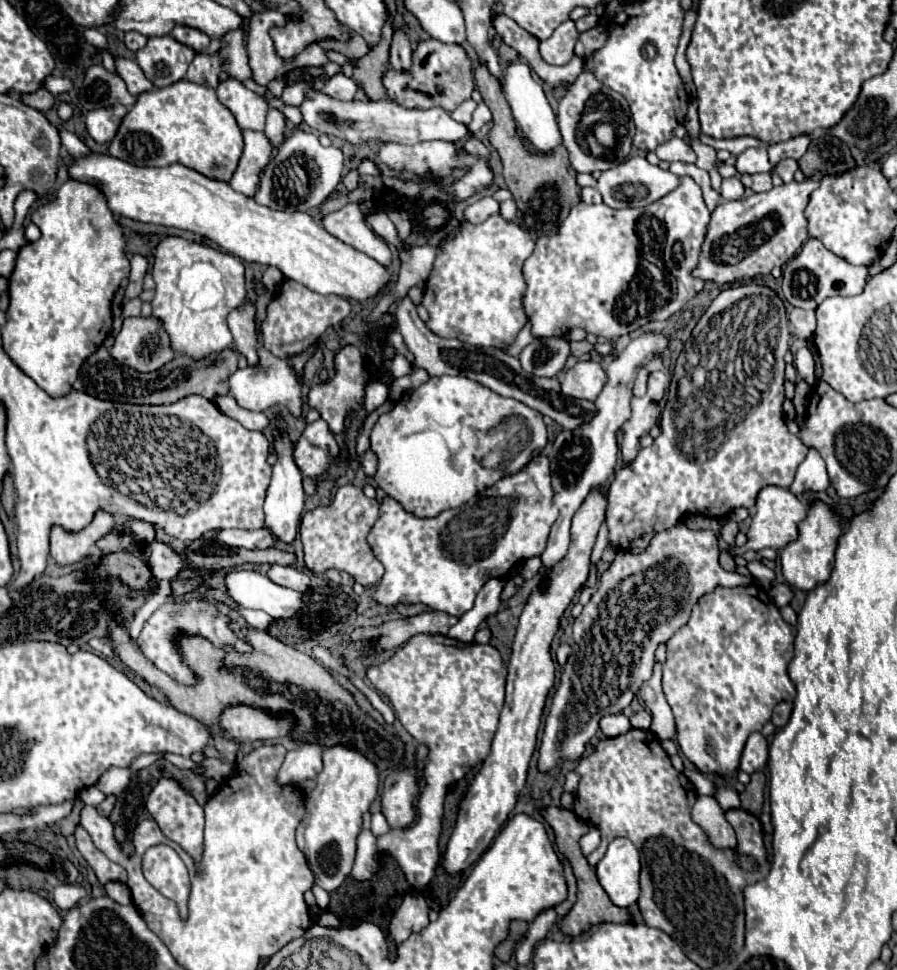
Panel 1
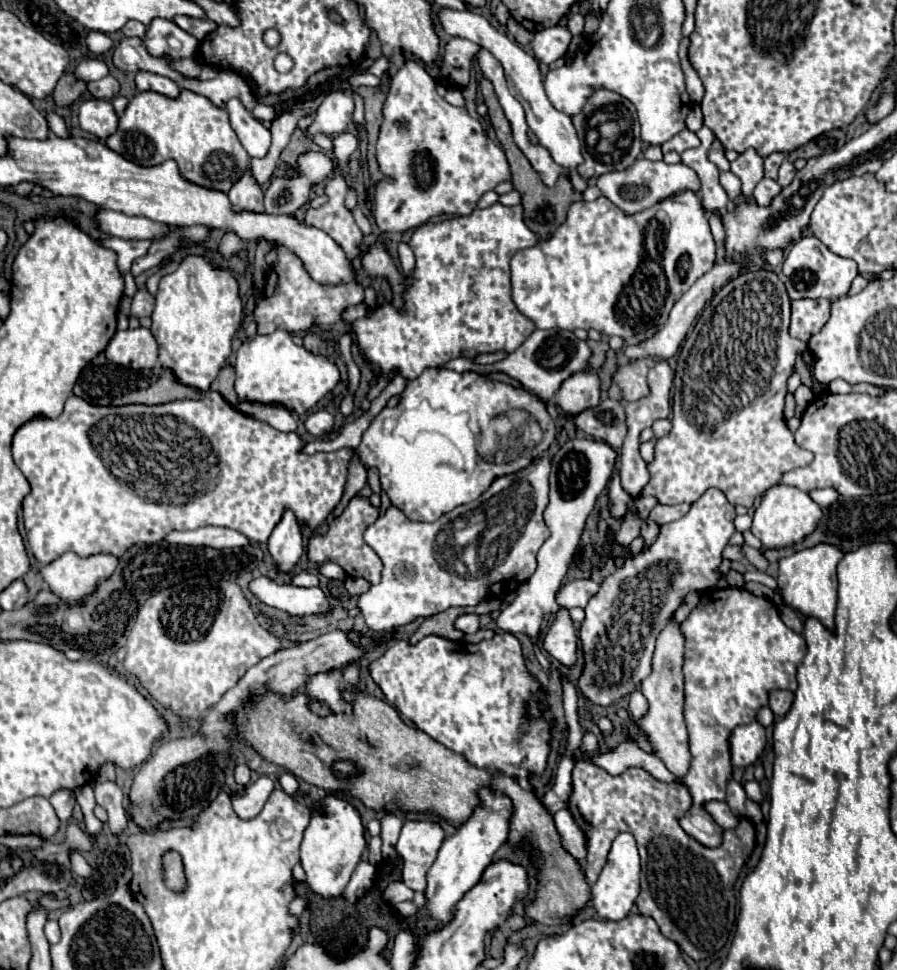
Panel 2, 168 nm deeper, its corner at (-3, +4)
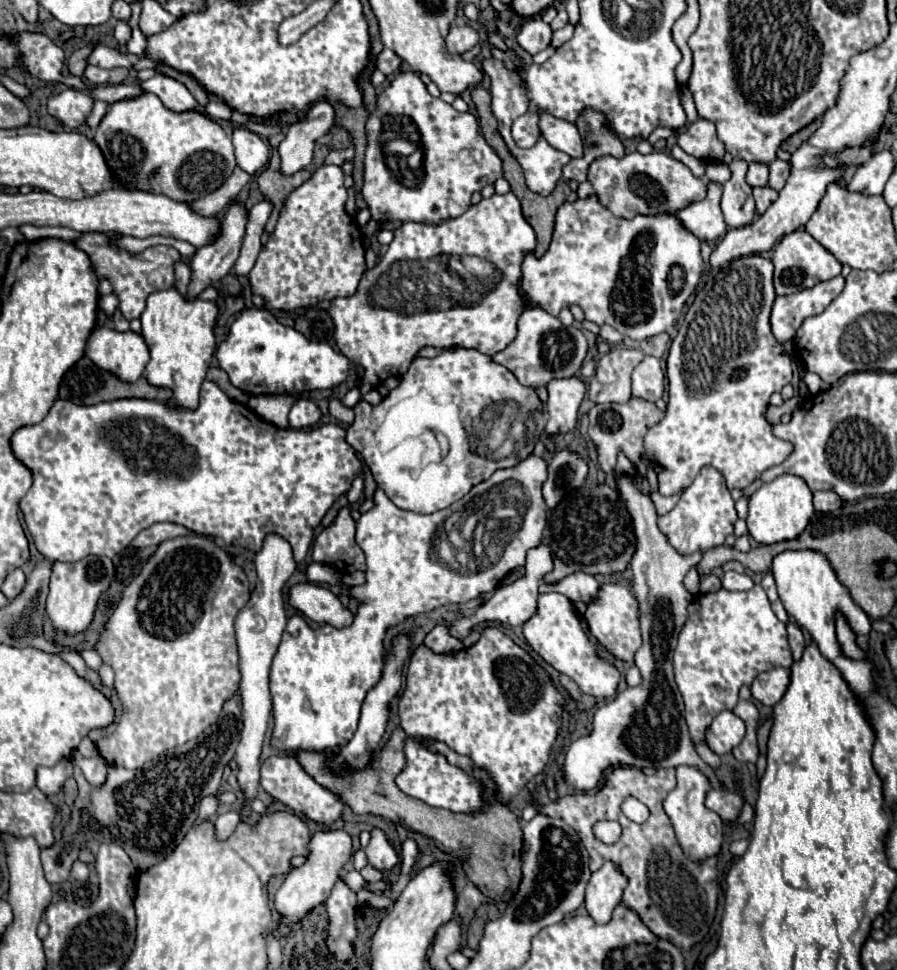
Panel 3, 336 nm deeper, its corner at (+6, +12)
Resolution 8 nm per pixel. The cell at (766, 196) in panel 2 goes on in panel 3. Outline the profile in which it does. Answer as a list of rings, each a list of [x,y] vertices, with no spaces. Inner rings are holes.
[[[769,186],[753,188],[753,198],[755,198],[755,204],[757,204],[757,214],[763,214],[777,200],[777,192]]]

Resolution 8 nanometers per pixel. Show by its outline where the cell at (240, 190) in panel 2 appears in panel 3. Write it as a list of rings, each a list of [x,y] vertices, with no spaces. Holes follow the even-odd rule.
[[[231,206],[225,214],[225,228],[221,228],[221,236],[217,236],[217,244],[209,244],[199,248],[191,266],[191,282],[187,290],[187,298],[195,300],[207,286],[225,278],[241,250],[241,240],[245,236],[247,212],[239,206]]]

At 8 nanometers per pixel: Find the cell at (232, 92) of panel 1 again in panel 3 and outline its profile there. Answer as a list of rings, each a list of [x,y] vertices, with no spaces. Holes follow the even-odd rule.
[[[245,128],[233,130],[233,148],[237,166],[249,176],[257,176],[269,162],[269,146],[257,134]]]

